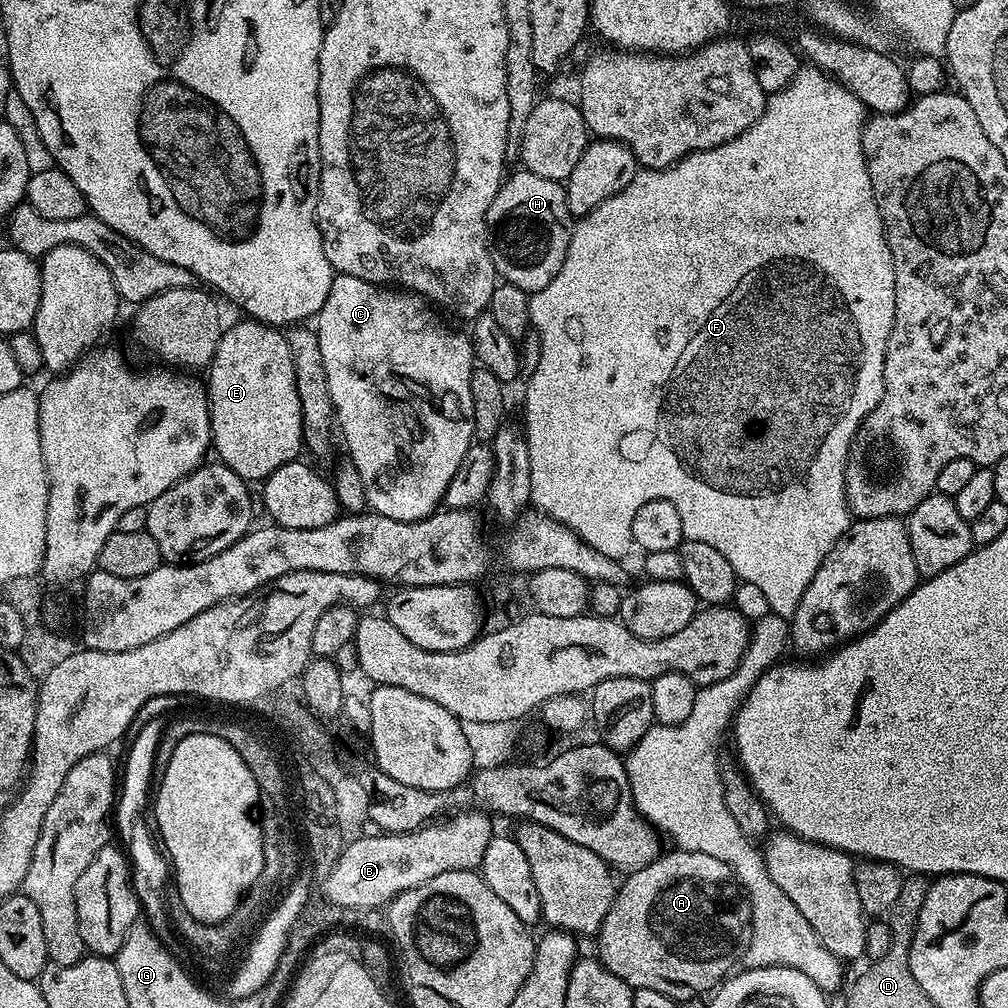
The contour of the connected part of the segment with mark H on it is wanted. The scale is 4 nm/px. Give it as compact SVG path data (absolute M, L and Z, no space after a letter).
M527 170L519 171L513 176L511 173L501 183L484 221L488 224L497 277L503 283L513 284L531 294L550 286L554 274L562 270L574 217L566 206L565 185L561 181L538 178L538 174Z

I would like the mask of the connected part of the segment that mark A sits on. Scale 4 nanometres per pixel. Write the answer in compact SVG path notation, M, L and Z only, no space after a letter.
M671 851L619 881L610 914L606 914L594 943L600 963L632 989L659 990L683 1002L711 993L741 963L751 940L752 907L726 862L704 853Z

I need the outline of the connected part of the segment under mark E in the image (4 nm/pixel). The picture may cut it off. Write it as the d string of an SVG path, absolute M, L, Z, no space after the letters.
M240 318L237 324L223 329L218 350L206 369L208 409L212 427L212 448L217 452L219 463L225 464L234 474L246 482L267 480L278 466L286 466L301 455L304 448L302 426L302 402L298 402L298 390L294 382L294 358L290 358L287 335L281 329L261 320Z

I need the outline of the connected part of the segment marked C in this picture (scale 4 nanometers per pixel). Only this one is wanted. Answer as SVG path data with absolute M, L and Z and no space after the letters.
M337 275L333 279L330 294L322 310L314 320L318 346L322 346L322 363L326 365L326 378L330 382L330 398L336 408L335 423L339 431L340 428L344 431L344 444L348 447L347 459L357 468L365 486L367 507L379 516L394 518L407 524L424 520L441 507L446 490L450 486L450 478L454 478L454 470L458 470L458 462L462 462L462 454L466 454L466 450L474 442L474 398L470 398L470 378L474 371L472 341L465 333L463 336L462 333L440 324L436 315L437 309L415 292L371 284L353 276Z

